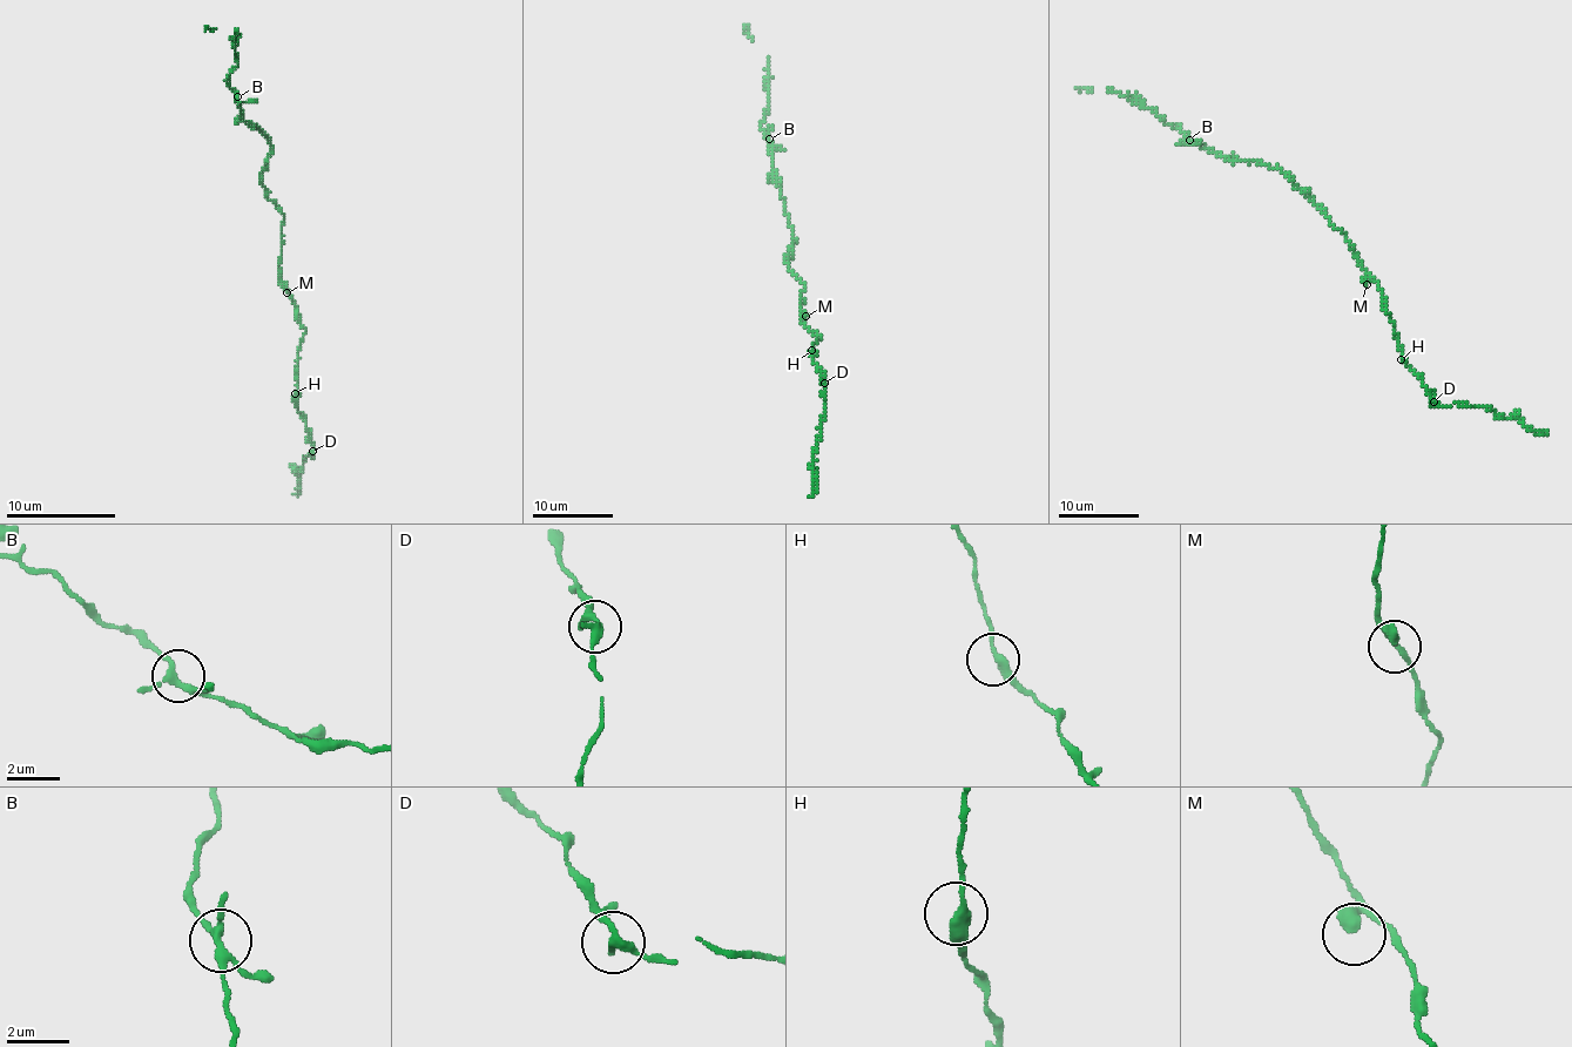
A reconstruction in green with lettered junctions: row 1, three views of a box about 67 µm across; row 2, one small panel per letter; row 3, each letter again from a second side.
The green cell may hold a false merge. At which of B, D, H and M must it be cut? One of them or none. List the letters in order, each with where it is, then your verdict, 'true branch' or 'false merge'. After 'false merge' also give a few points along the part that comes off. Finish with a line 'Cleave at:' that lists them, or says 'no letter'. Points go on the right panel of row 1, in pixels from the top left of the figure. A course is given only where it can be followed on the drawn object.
B: place (1189, 140); true branch
D: place (1434, 402); false merge
H: place (1401, 359); true branch
M: place (1367, 284); true branch
Cleave at: D

